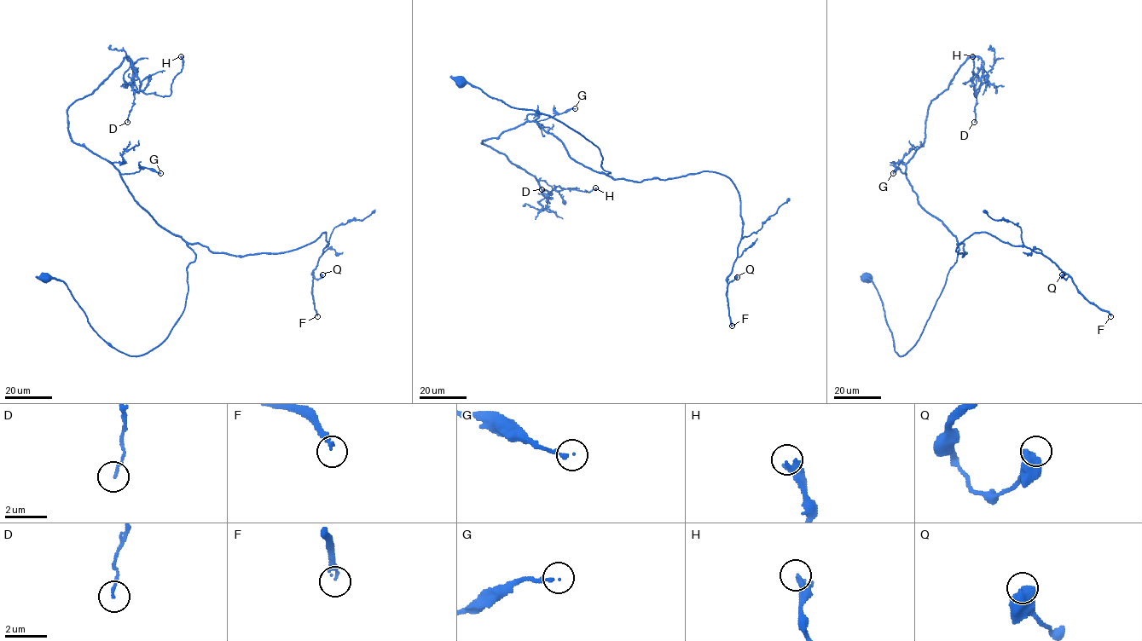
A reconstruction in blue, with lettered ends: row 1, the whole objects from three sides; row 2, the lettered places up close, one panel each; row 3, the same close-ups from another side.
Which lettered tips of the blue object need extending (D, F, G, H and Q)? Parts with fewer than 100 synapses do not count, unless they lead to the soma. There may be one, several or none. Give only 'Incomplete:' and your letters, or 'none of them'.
Incomplete: F

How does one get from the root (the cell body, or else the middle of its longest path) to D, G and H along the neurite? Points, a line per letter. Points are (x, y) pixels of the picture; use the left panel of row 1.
D: (45, 277), (130, 355), (158, 346), (182, 314), (195, 253), (68, 129), (67, 108), (126, 56), (127, 122)
G: (45, 277), (63, 282), (116, 349), (139, 356), (158, 346), (184, 309), (195, 253), (120, 176), (160, 173)
H: (45, 277), (130, 355), (182, 314), (195, 253), (66, 113), (126, 56), (169, 95), (181, 56)

